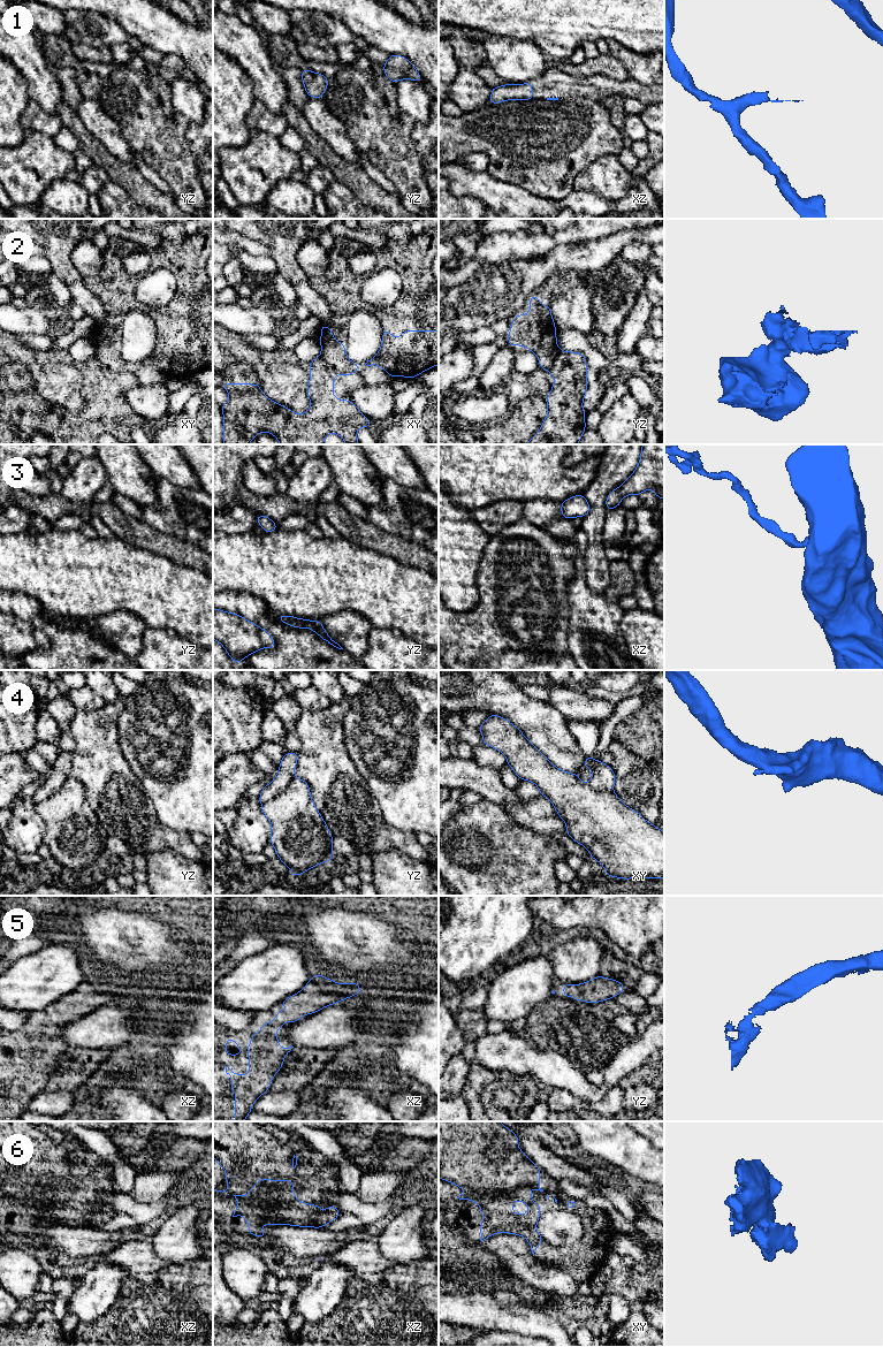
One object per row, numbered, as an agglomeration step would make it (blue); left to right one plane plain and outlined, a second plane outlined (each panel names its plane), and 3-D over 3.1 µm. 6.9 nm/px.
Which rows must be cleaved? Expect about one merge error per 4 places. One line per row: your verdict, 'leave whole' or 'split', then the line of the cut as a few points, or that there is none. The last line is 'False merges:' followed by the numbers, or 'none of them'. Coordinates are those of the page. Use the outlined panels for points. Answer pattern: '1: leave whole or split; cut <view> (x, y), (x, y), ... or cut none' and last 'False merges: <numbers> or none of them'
1: leave whole; cut none
2: split; cut xy (320, 355), (329, 371), (352, 371)
3: leave whole; cut none
4: split; cut yz (294, 776), (282, 789), (261, 804)
5: leave whole; cut none
6: split; cut xz (294, 1185), (280, 1185), (275, 1203), (263, 1210), (235, 1197)
False merges: 2, 4, 6

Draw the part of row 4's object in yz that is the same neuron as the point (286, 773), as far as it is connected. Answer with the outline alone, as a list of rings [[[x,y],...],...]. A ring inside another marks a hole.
[[[297,752],[284,753],[280,762],[277,774],[268,785],[264,786],[260,796],[258,797],[261,804],[271,800],[291,782],[291,779],[295,777],[297,758]]]

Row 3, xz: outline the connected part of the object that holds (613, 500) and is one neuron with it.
[[[642,444],[639,463],[633,473],[606,499],[607,510],[621,505],[627,495],[639,496],[653,489],[657,499],[664,500],[664,444]]]

